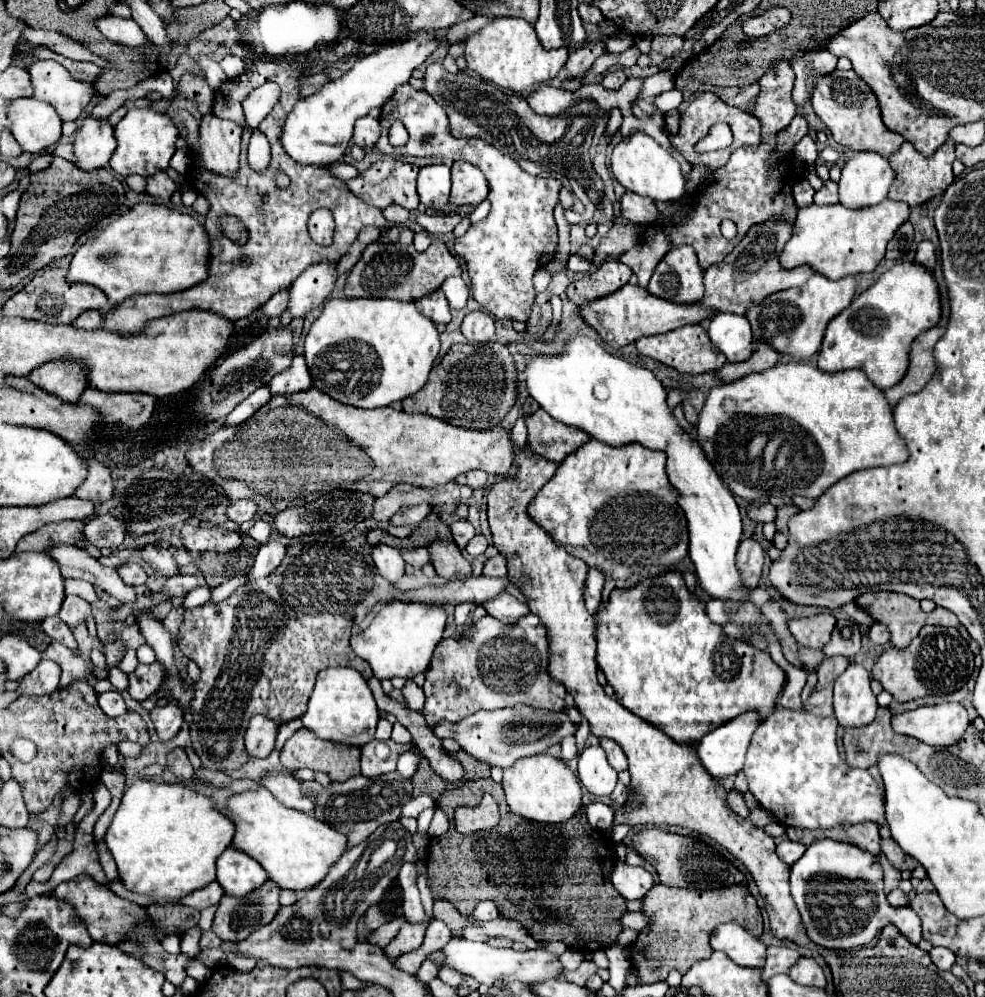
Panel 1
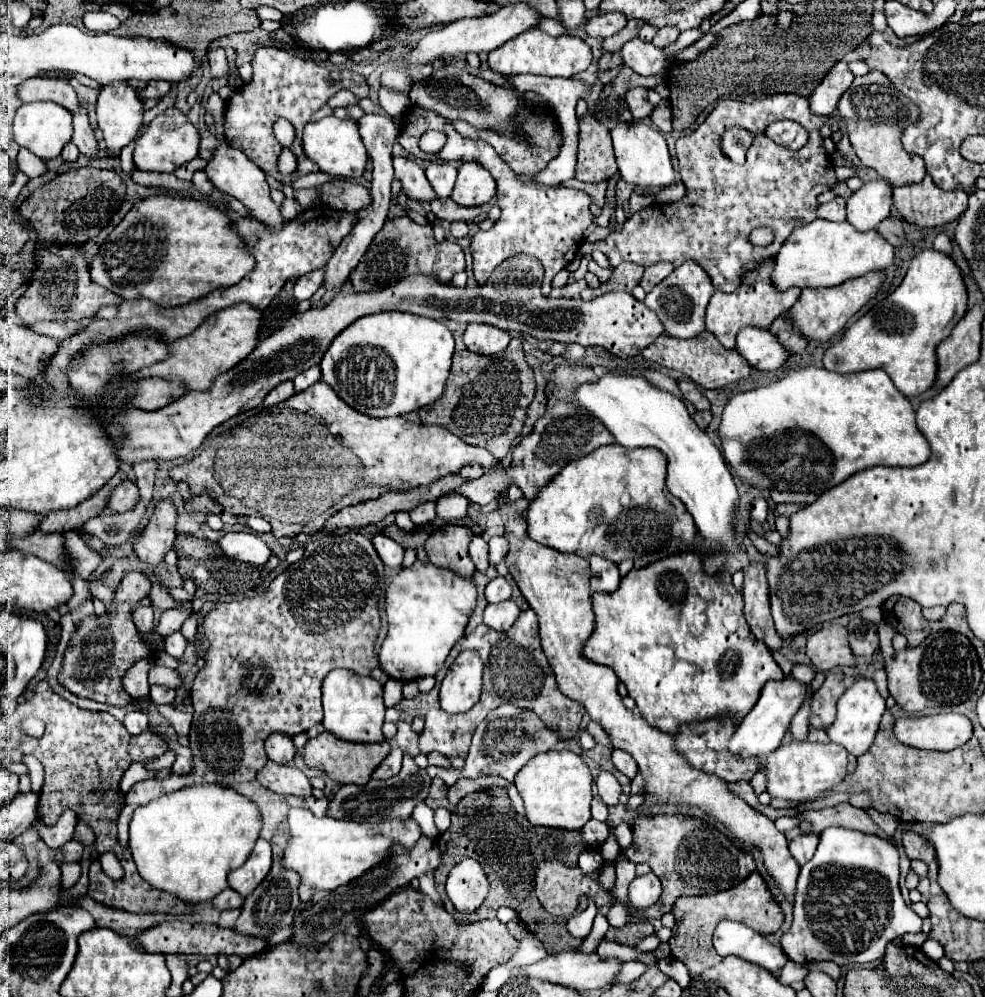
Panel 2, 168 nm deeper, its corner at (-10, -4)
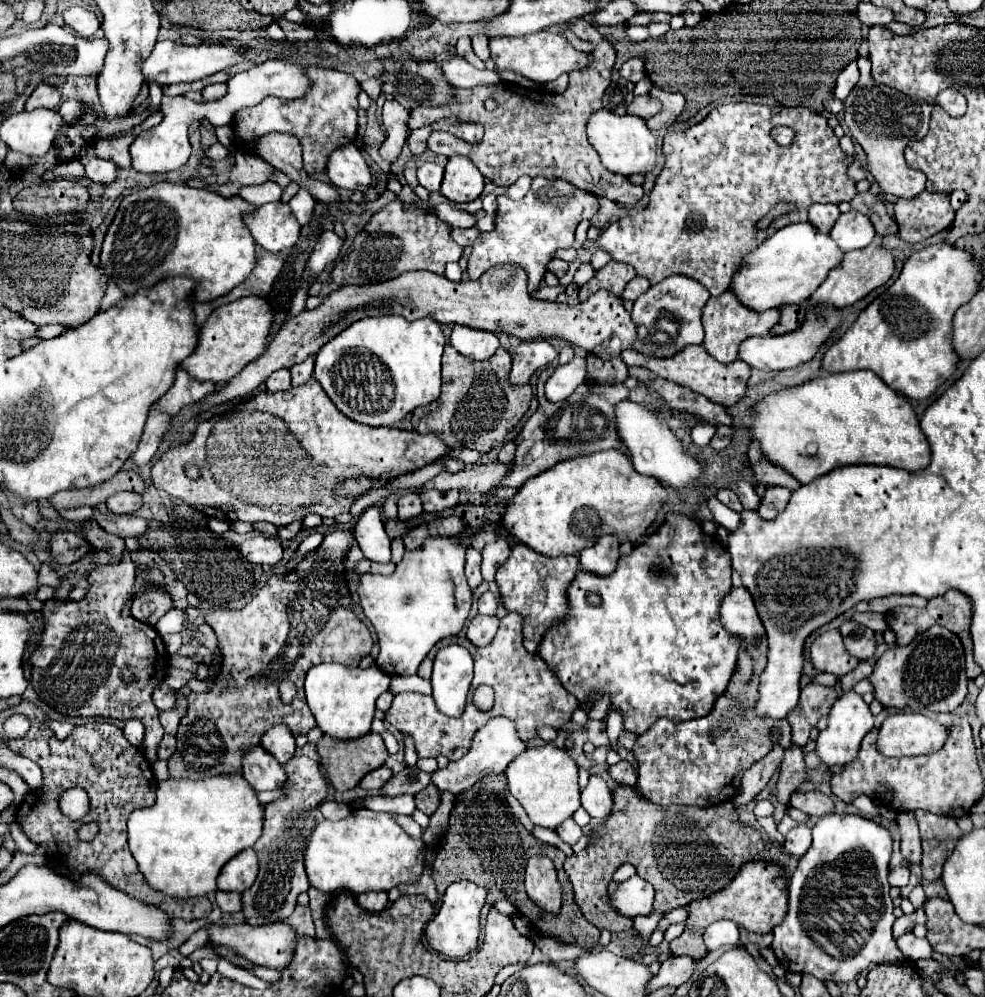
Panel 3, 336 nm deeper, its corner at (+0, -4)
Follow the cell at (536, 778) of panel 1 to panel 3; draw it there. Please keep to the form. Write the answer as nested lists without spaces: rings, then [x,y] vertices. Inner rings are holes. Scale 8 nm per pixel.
[[[547,743],[539,747],[529,747],[521,755],[517,755],[517,759],[509,763],[505,775],[511,795],[527,811],[531,823],[555,831],[565,819],[573,817],[573,813],[581,807],[577,771],[577,763],[569,757],[565,749]]]

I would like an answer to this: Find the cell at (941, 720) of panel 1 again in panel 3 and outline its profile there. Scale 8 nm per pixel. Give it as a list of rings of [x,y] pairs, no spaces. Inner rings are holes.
[[[921,713],[889,715],[881,729],[877,749],[887,757],[923,755],[939,751],[949,737],[949,729]]]

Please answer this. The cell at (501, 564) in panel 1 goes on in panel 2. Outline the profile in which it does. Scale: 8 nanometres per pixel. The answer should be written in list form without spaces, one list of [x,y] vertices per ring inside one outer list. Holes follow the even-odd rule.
[[[497,577],[487,585],[485,597],[487,597],[489,603],[507,601],[507,599],[511,599],[511,585],[505,581],[505,577]]]

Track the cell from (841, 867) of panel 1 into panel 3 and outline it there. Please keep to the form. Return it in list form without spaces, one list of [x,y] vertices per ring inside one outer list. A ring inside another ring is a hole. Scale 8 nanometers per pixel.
[[[825,815],[813,827],[813,843],[799,859],[789,879],[789,909],[781,925],[773,929],[773,953],[785,971],[809,973],[821,981],[853,981],[873,963],[903,961],[903,953],[891,935],[895,923],[893,903],[889,897],[889,859],[893,839],[889,831],[875,821],[857,815]]]

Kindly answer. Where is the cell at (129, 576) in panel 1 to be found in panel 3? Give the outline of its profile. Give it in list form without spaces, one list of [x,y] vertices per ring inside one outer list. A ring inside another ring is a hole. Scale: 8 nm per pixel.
[[[125,547],[124,557],[115,565],[97,565],[89,573],[89,591],[87,597],[81,601],[47,601],[43,607],[45,617],[45,633],[41,639],[39,649],[33,653],[31,663],[31,683],[37,695],[49,705],[61,711],[63,715],[81,715],[81,717],[111,717],[111,719],[139,719],[145,725],[145,757],[155,763],[157,743],[163,739],[163,727],[159,723],[159,709],[151,701],[153,687],[157,687],[169,669],[169,655],[163,645],[161,635],[155,627],[135,621],[133,617],[123,617],[121,609],[131,599],[135,583],[135,565],[131,560],[130,551]],[[123,669],[131,669],[135,679],[125,683],[121,677]]]

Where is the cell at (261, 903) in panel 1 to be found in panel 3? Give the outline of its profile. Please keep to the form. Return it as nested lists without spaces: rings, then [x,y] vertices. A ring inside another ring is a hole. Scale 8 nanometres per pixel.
[[[305,755],[293,757],[283,767],[289,775],[285,783],[287,797],[265,805],[263,835],[253,845],[259,855],[259,875],[243,893],[243,915],[249,925],[267,925],[287,919],[297,905],[297,895],[309,889],[305,867],[301,863],[301,847],[305,847],[305,831],[315,823],[311,809],[325,799],[327,783],[319,771],[319,763]]]

